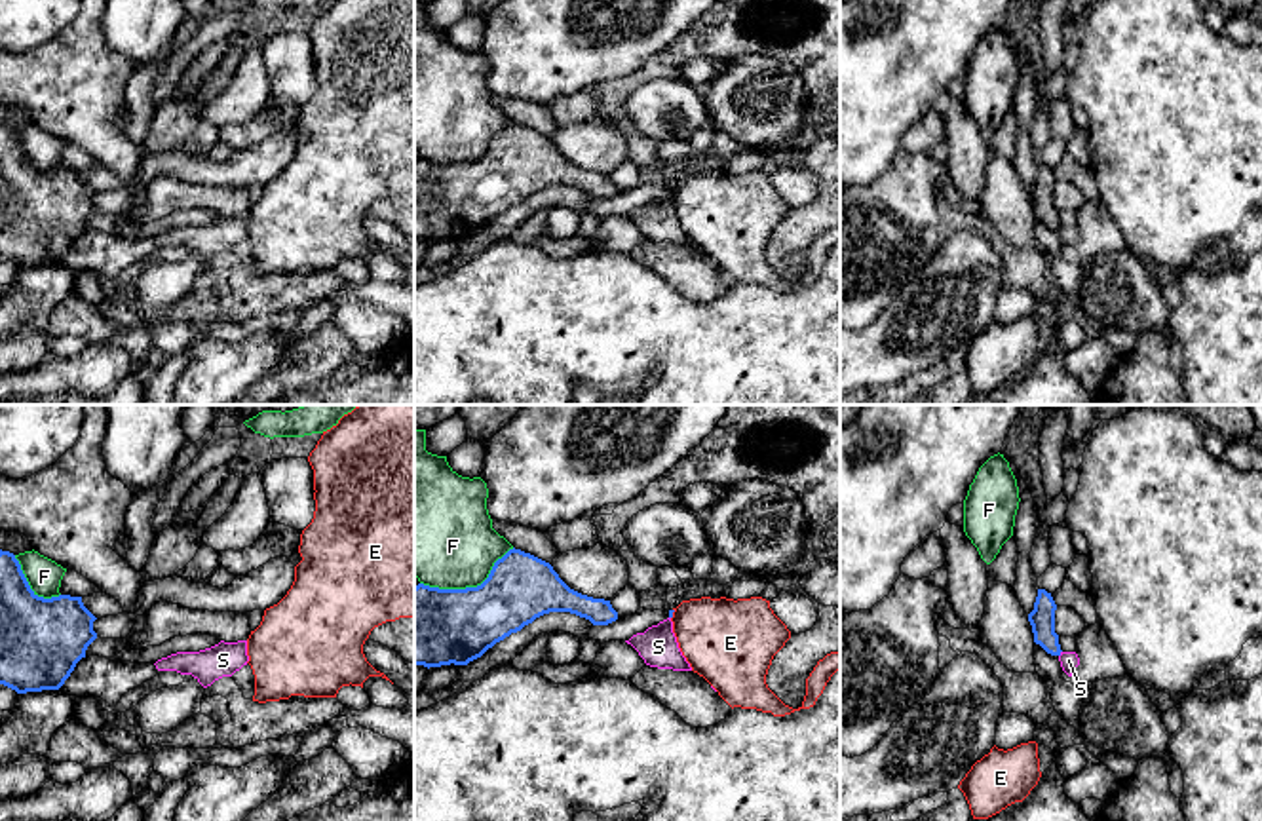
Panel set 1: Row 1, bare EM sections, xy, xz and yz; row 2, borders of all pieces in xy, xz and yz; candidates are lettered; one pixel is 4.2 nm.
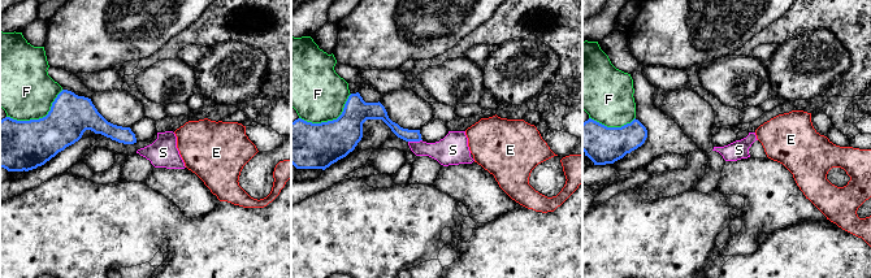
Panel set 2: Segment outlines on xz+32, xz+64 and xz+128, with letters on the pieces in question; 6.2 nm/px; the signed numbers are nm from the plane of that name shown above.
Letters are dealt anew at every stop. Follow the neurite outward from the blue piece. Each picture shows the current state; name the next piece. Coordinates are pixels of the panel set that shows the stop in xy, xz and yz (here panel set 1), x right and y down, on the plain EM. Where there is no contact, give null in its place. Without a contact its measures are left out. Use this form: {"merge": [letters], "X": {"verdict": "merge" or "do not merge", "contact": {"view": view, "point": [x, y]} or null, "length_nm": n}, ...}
{"merge": [], "E": {"verdict": "do not merge", "contact": {"view": "xz", "point": [671, 189]}, "length_nm": 50}, "F": {"verdict": "do not merge", "contact": {"view": "xz", "point": [470, 162]}, "length_nm": 420}, "S": {"verdict": "do not merge", "contact": {"view": "yz", "point": [1059, 229]}, "length_nm": 30}}

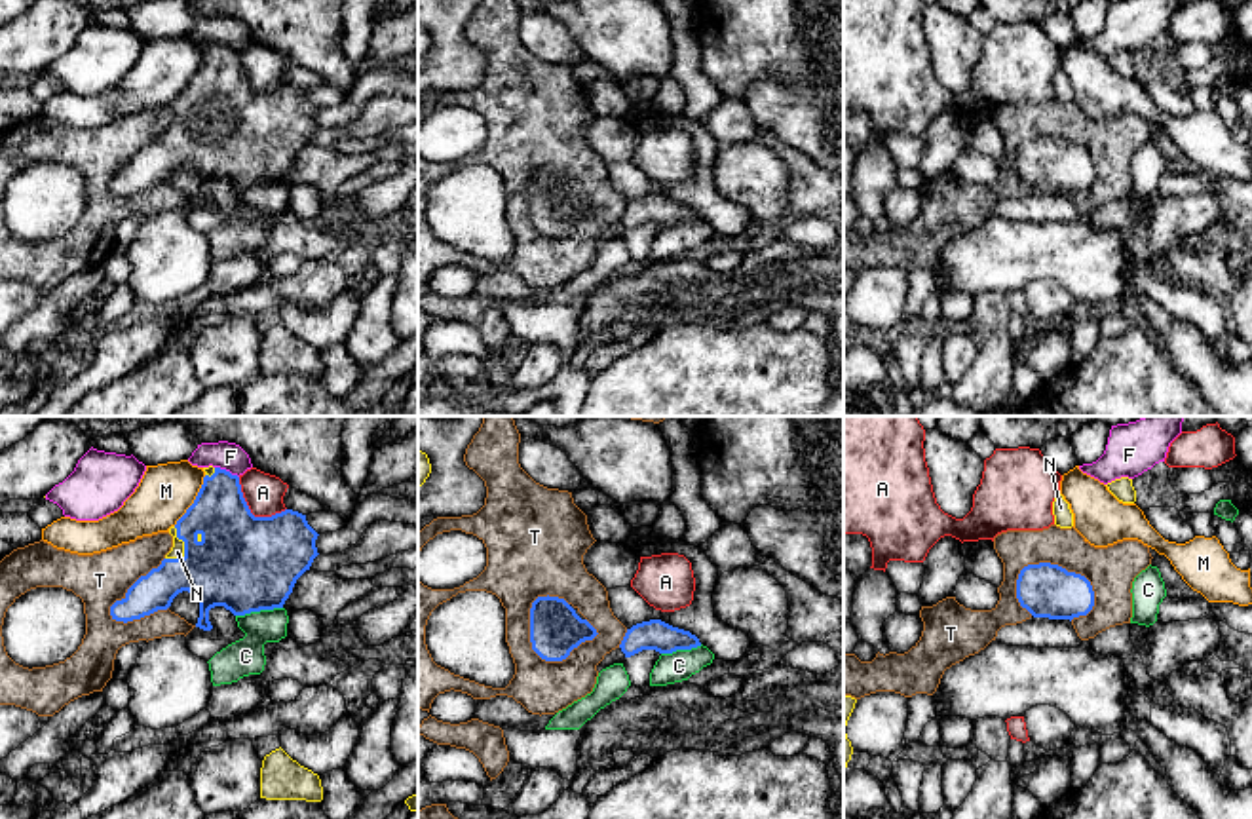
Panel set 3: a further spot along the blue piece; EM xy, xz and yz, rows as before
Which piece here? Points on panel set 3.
{"merge": ["N"], "A": {"verdict": "do not merge", "contact": {"view": "xy", "point": [249, 86]}, "length_nm": 240}, "C": {"verdict": "do not merge", "contact": {"view": "xy", "point": [259, 185]}, "length_nm": 200}, "F": {"verdict": "do not merge", "contact": {"view": "xy", "point": [227, 46]}, "length_nm": 120}, "M": {"verdict": "do not merge", "contact": {"view": "xy", "point": [194, 75]}, "length_nm": 260}, "N": {"verdict": "merge", "contact": {"view": "xy", "point": [185, 124]}, "length_nm": 150}, "T": {"verdict": "do not merge", "contact": {"view": "xz", "point": [544, 232]}, "length_nm": 320}}

